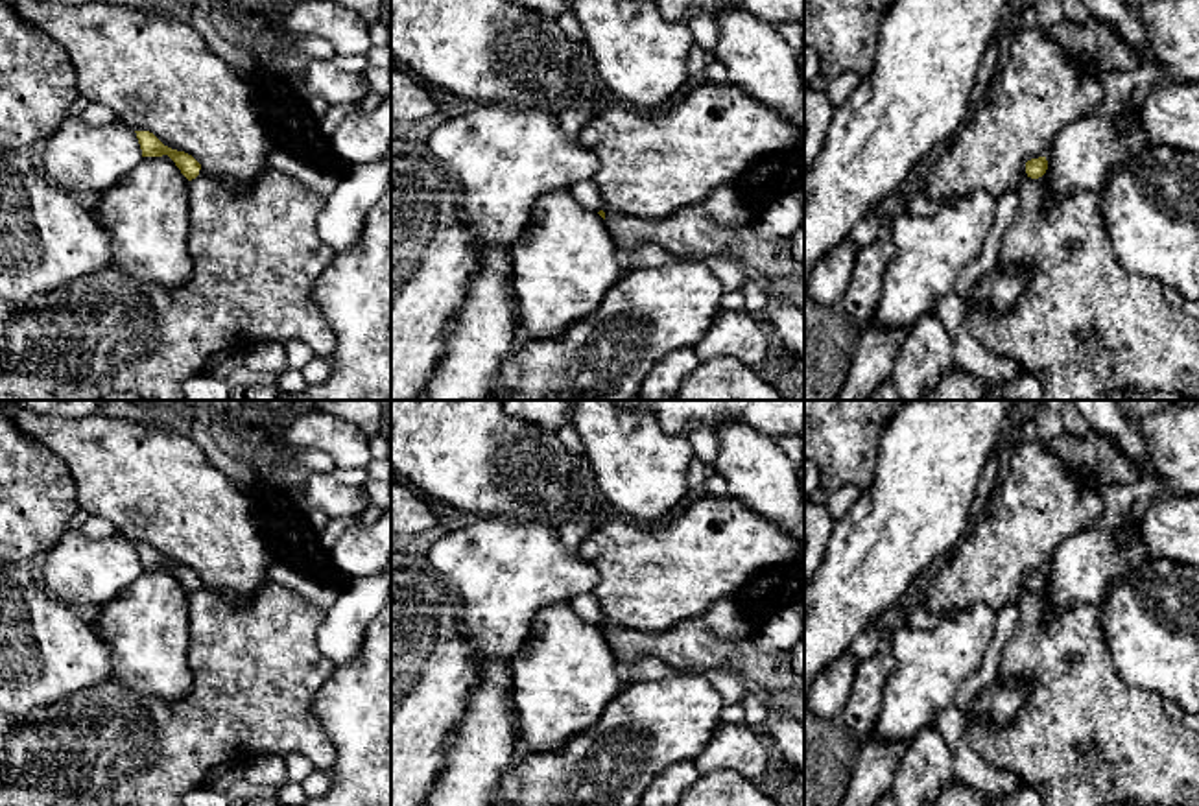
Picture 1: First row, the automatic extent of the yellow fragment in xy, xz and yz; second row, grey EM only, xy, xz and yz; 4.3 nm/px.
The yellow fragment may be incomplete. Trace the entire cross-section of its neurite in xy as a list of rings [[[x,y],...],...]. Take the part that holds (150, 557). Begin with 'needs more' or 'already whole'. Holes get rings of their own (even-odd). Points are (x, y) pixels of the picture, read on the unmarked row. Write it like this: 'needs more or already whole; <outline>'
already whole; [[[135,544],[135,546],[142,563],[142,570],[168,568],[188,594],[199,588],[201,577],[192,568],[164,559],[149,544]]]

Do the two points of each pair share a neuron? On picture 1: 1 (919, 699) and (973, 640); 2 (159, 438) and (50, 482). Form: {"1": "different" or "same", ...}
{"1": "same", "2": "different"}

